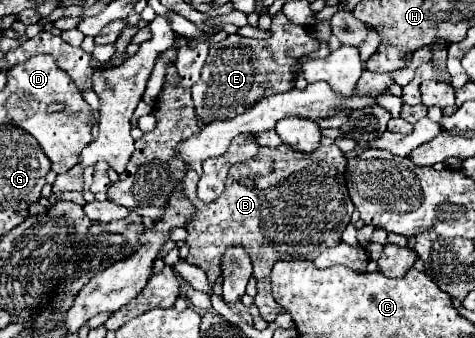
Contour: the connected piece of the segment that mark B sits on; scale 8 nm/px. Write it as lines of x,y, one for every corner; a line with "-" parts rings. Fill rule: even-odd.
281,145
277,149
273,147
261,147
255,159
237,163
229,169
227,177
227,187
223,195
219,195
211,203
203,203
197,197
197,184
199,175
189,170
182,181
182,187
186,197
195,207
195,215
187,221
187,239
185,243
189,245
189,255
187,263
201,267
207,273
209,285
215,285
217,277
221,276
221,257
229,247
243,247
249,253
253,253
253,269
255,269
255,279
257,279
257,295
255,295
255,305
261,311
261,317
265,321
275,321
279,305
273,299
271,293
271,267
279,259
311,259
317,257
325,247
337,245
341,241
343,229
351,221
353,213
353,203
345,187
345,157
343,151
337,145
329,147
317,147
311,153
297,153
287,145

